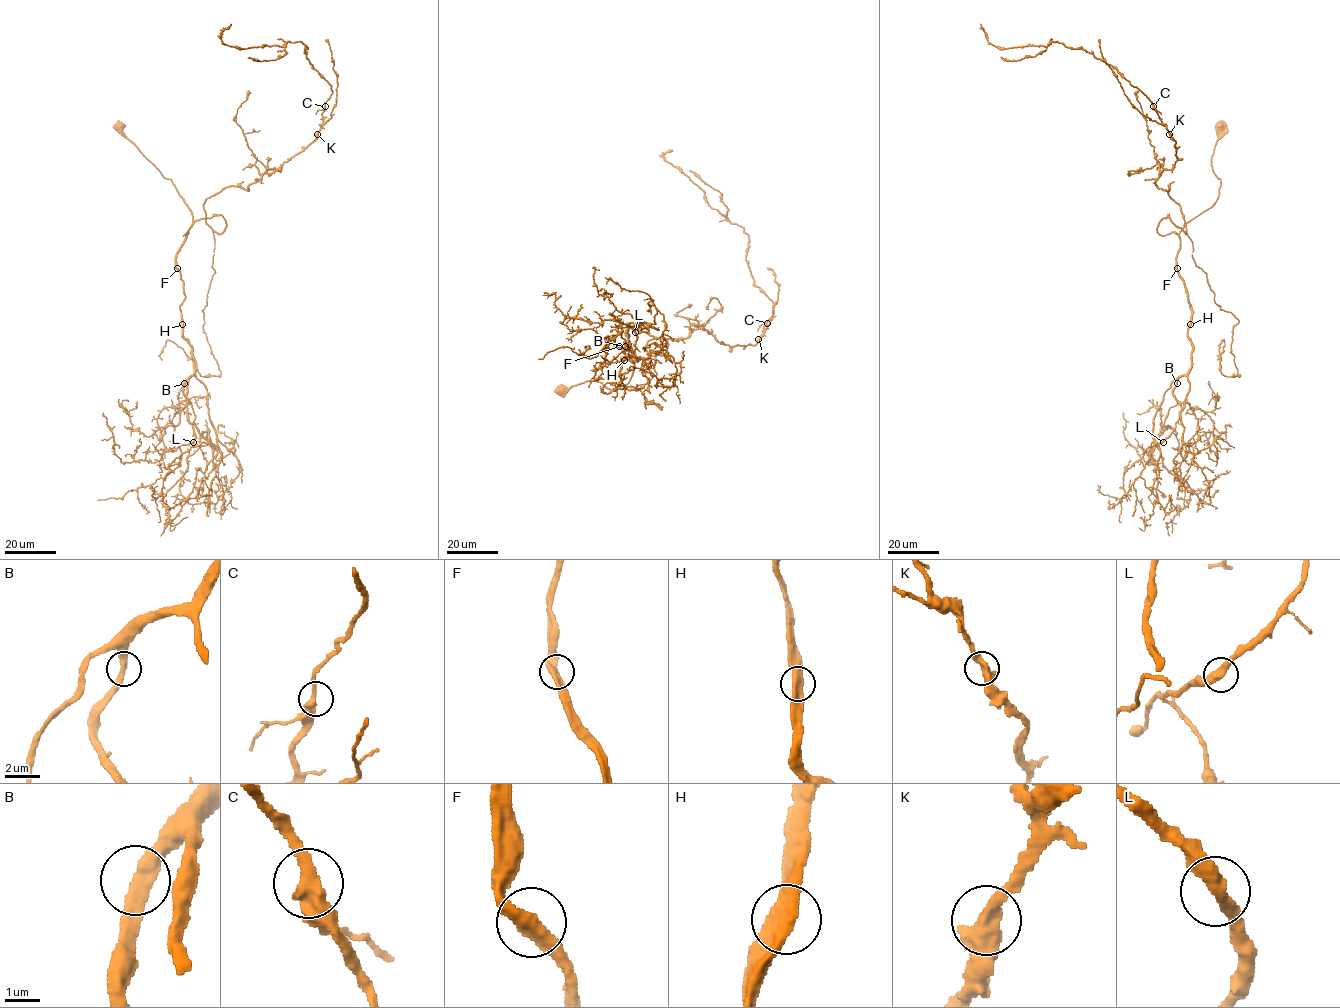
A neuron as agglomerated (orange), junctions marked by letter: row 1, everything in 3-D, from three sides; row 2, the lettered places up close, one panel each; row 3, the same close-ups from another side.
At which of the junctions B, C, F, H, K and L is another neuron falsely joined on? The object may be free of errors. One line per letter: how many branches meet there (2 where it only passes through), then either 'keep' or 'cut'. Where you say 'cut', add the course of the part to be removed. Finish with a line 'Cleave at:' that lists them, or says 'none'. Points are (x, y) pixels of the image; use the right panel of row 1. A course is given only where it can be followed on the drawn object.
B: 2 branches meet; keep
C: 2 branches meet; keep
F: 2 branches meet; keep
H: 2 branches meet; keep
K: 2 branches meet; keep
L: 2 branches meet; keep
Cleave at: none

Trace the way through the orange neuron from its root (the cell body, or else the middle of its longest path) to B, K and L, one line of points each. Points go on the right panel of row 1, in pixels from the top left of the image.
B: (1220, 129), (1211, 159), (1218, 198), (1179, 233), (1192, 350), (1177, 383)
K: (1220, 129), (1217, 201), (1160, 235), (1168, 215), (1186, 233), (1169, 186), (1156, 186), (1177, 160), (1169, 134)
L: (1220, 129), (1211, 159), (1218, 198), (1179, 233), (1191, 367), (1173, 390), (1179, 419), (1163, 442)

